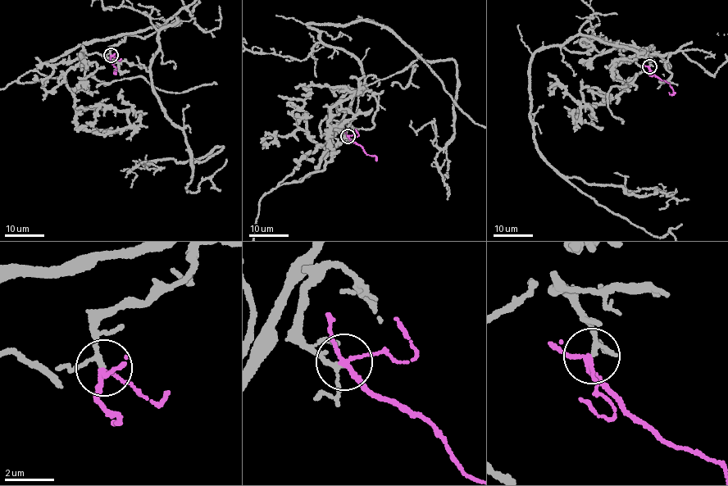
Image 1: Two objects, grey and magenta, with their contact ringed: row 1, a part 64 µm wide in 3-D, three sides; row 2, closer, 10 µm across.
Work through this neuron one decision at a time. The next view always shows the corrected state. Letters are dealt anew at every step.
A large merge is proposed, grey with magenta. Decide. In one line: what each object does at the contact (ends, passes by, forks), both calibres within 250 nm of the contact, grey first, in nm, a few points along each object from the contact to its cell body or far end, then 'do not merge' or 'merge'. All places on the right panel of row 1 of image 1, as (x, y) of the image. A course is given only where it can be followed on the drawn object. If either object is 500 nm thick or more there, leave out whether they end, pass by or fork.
grey passes by; magenta forks there; 140 nm thick on the grey side, 140 nm on the other; grey runs (649, 66), (643, 56), (671, 65), (578, 34), (534, 53), (539, 156); magenta runs (648, 66), (661, 79), (669, 84), (675, 93), (669, 93); merge

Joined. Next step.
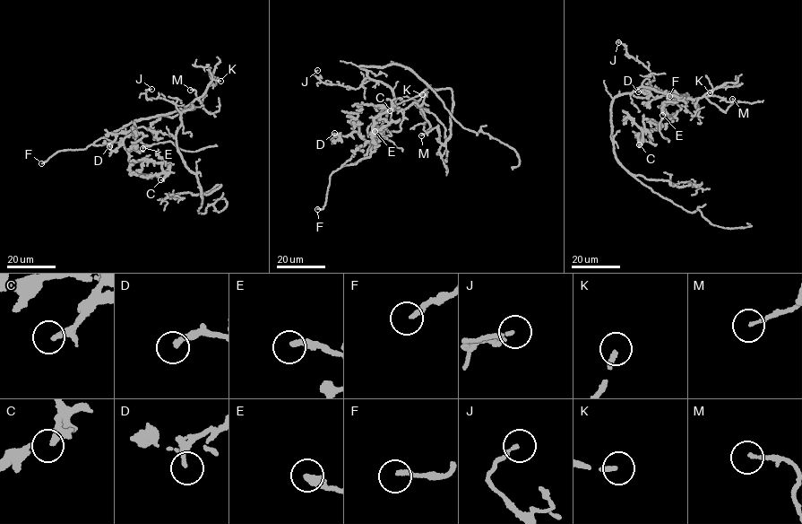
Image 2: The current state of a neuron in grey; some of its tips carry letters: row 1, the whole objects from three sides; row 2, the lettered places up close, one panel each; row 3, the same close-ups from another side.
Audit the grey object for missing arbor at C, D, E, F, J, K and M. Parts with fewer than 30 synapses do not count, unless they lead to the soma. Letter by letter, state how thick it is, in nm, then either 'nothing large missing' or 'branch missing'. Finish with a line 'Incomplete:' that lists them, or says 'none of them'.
C: 170 nm thick; nothing large missing
D: 220 nm thick; nothing large missing
E: 240 nm thick; nothing large missing
F: 200 nm thick; branch missing
J: 140 nm thick; nothing large missing
K: 200 nm thick; branch missing
M: 150 nm thick; nothing large missing
Incomplete: F, K

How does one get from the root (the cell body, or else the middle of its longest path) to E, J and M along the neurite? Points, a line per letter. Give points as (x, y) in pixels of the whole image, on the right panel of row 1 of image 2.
E: (646, 87), (678, 98), (686, 93), (679, 95), (681, 107), (675, 116), (662, 115)
J: (646, 87), (642, 82), (651, 71), (629, 56), (625, 46), (618, 42)
M: (646, 87), (681, 99), (694, 100), (705, 97), (725, 111), (733, 102), (732, 99)

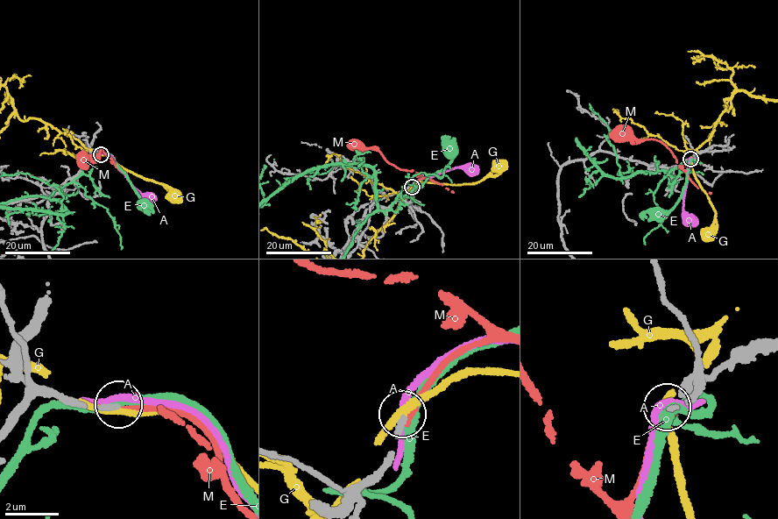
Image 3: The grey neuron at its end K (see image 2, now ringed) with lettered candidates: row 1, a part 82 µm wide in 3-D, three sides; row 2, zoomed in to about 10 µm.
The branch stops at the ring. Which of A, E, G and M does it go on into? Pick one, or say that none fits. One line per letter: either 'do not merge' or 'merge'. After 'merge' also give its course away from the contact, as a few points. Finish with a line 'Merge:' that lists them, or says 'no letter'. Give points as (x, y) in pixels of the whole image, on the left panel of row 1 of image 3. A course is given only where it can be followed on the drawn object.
A: do not merge
E: do not merge
G: do not merge
M: do not merge
Merge: no letter

